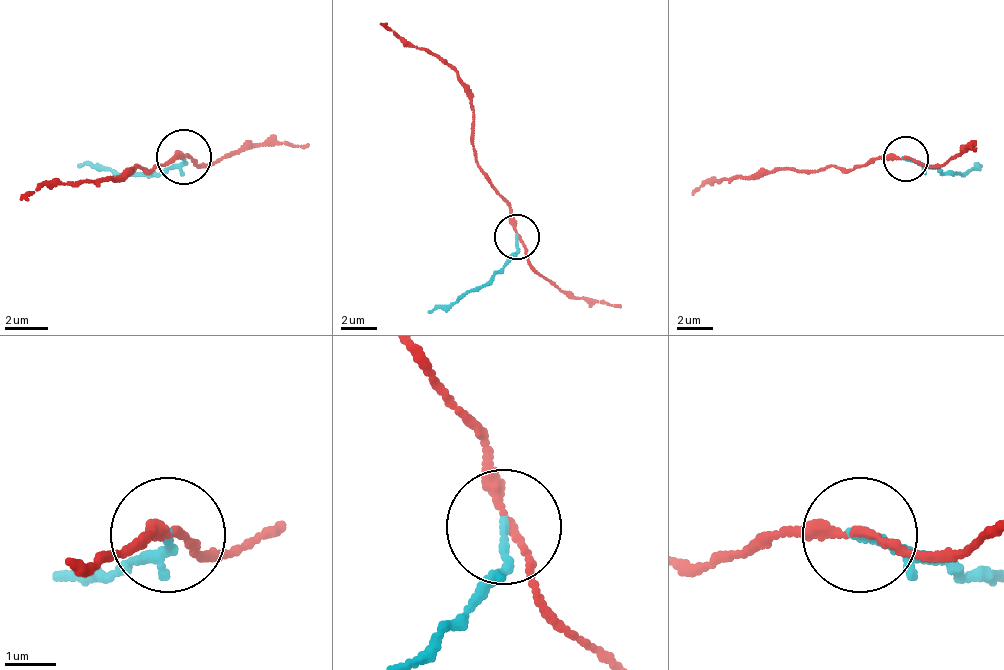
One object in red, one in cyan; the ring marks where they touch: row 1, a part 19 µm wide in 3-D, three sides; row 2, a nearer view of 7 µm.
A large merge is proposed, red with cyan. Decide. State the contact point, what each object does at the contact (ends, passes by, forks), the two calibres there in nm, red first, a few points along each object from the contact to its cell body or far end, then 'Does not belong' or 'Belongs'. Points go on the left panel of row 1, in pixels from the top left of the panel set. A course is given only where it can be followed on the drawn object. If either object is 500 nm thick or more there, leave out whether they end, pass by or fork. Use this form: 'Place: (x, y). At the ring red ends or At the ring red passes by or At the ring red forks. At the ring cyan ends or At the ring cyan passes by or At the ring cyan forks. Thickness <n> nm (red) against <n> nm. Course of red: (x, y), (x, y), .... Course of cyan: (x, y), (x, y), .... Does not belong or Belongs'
Place: (184, 157). At the ring red passes by. At the ring cyan ends. Thickness 200 nm (red) against 160 nm. Course of red: (182, 158), (133, 169), (128, 174), (46, 180), (19, 201). Course of cyan: (182, 158), (177, 163), (144, 174), (79, 169). Does not belong

